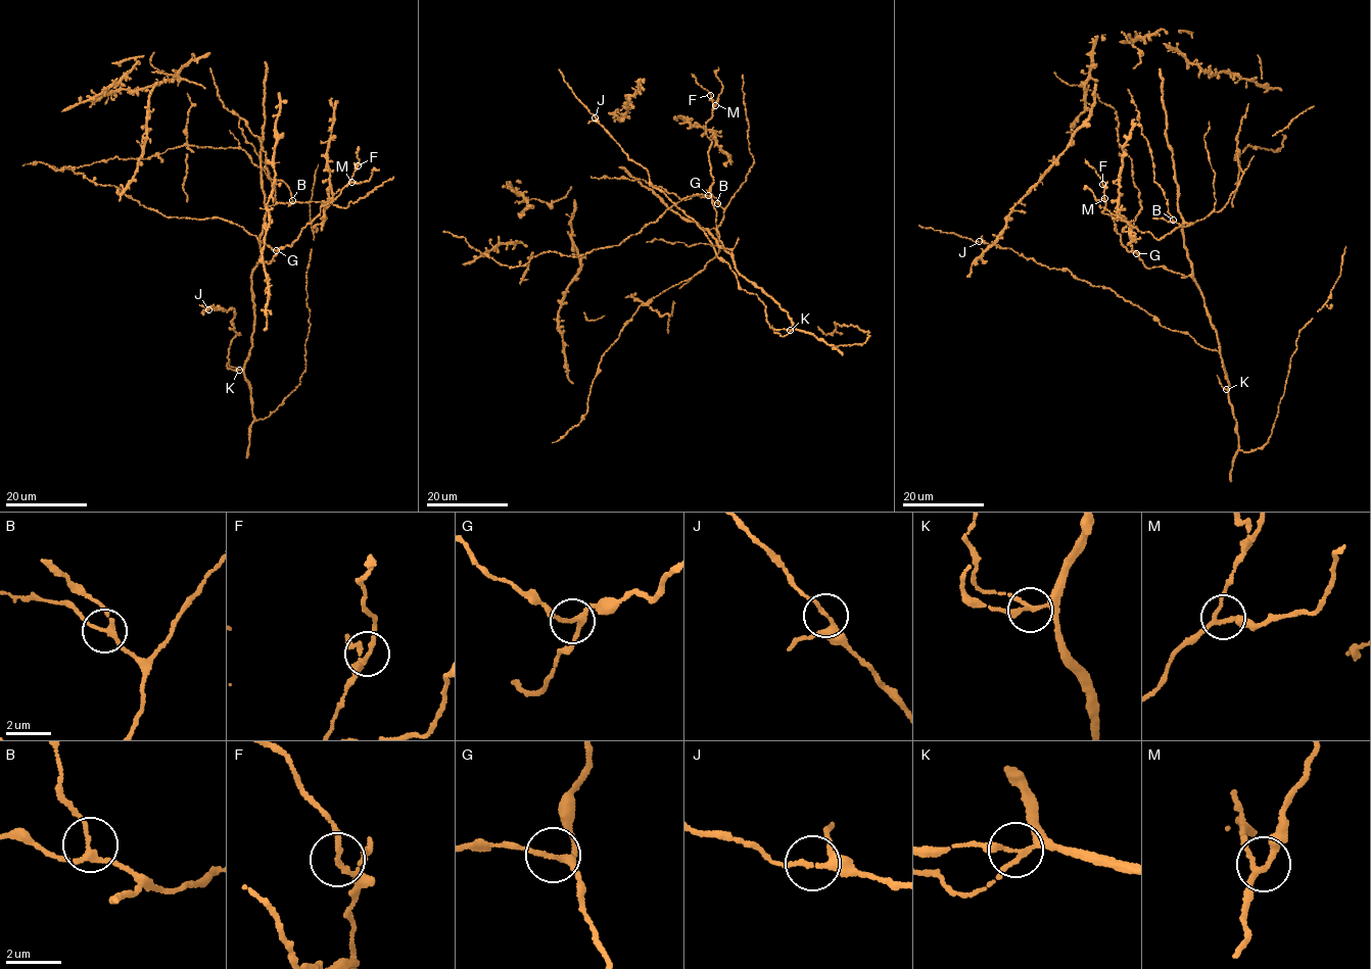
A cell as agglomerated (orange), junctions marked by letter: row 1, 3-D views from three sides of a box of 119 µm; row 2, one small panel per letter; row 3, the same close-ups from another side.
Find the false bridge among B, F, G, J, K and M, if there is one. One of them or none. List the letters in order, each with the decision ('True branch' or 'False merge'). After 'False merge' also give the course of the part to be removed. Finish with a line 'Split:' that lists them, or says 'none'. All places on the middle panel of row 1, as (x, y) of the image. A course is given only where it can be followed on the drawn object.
B: True branch
F: True branch
G: True branch
J: True branch
K: True branch
M: True branch
Split: none

